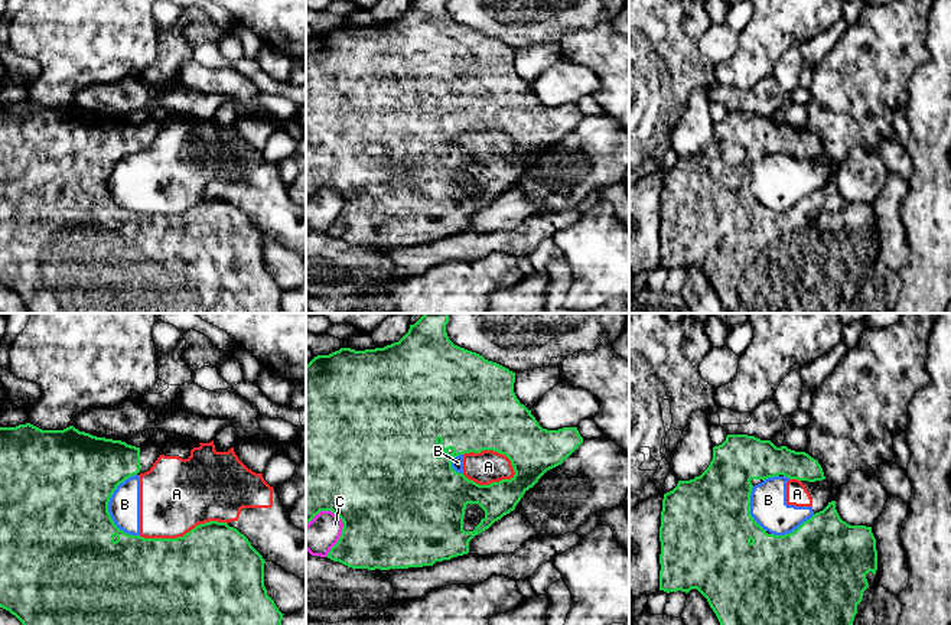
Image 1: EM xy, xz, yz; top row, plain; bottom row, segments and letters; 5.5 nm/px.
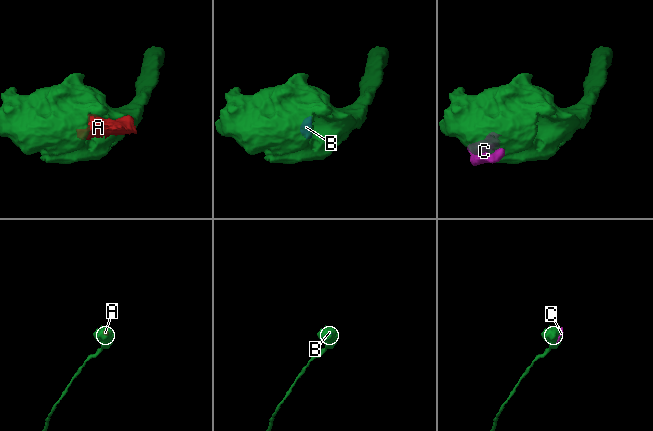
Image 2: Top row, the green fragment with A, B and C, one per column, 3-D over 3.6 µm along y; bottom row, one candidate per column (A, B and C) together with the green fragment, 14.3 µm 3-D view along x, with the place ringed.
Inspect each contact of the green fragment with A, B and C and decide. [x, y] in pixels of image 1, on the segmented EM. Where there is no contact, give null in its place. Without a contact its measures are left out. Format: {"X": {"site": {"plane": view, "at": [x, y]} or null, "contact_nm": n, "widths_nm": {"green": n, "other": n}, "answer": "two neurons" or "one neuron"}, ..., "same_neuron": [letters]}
{"A": {"site": {"plane": "xz", "at": [494, 451]}, "contact_nm": 320, "widths_nm": {"green": 460, "other": 180}, "answer": "two neurons"}, "B": {"site": {"plane": "xy", "at": [107, 504]}, "contact_nm": 360, "widths_nm": {"green": 500, "other": 180}, "answer": "two neurons"}, "C": {"site": {"plane": "xz", "at": [342, 533]}, "contact_nm": 260, "widths_nm": {"green": 480, "other": 190}, "answer": "two neurons"}, "same_neuron": []}

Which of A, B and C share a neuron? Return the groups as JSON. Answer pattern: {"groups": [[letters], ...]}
{"groups": [["A", "B"], ["C"]]}

